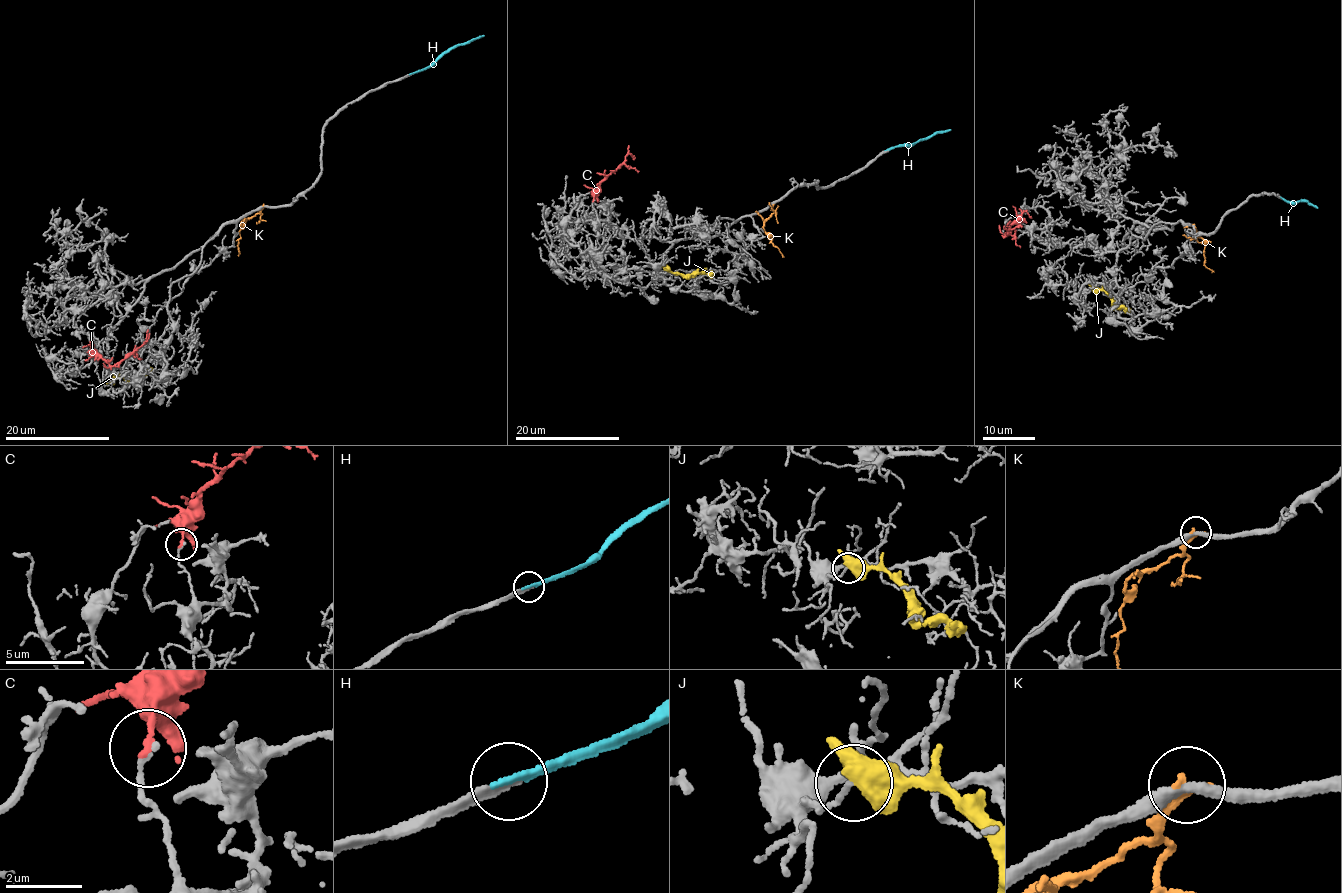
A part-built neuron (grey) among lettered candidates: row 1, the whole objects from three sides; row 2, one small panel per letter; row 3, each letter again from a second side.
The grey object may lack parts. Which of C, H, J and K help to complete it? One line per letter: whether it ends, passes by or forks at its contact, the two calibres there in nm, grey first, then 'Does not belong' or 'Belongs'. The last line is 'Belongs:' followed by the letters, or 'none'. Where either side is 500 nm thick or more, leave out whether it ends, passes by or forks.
C: It ends there. Thickness 100 nm (grey) against 170 nm. Does not belong
H: It ends there. Thickness 240 nm (grey) against 240 nm. Belongs
J: It forks there. Thickness 110 nm (grey) against 440 nm. Does not belong
K: It ends there. Thickness 300 nm (grey) against 240 nm. Does not belong
Belongs: H

